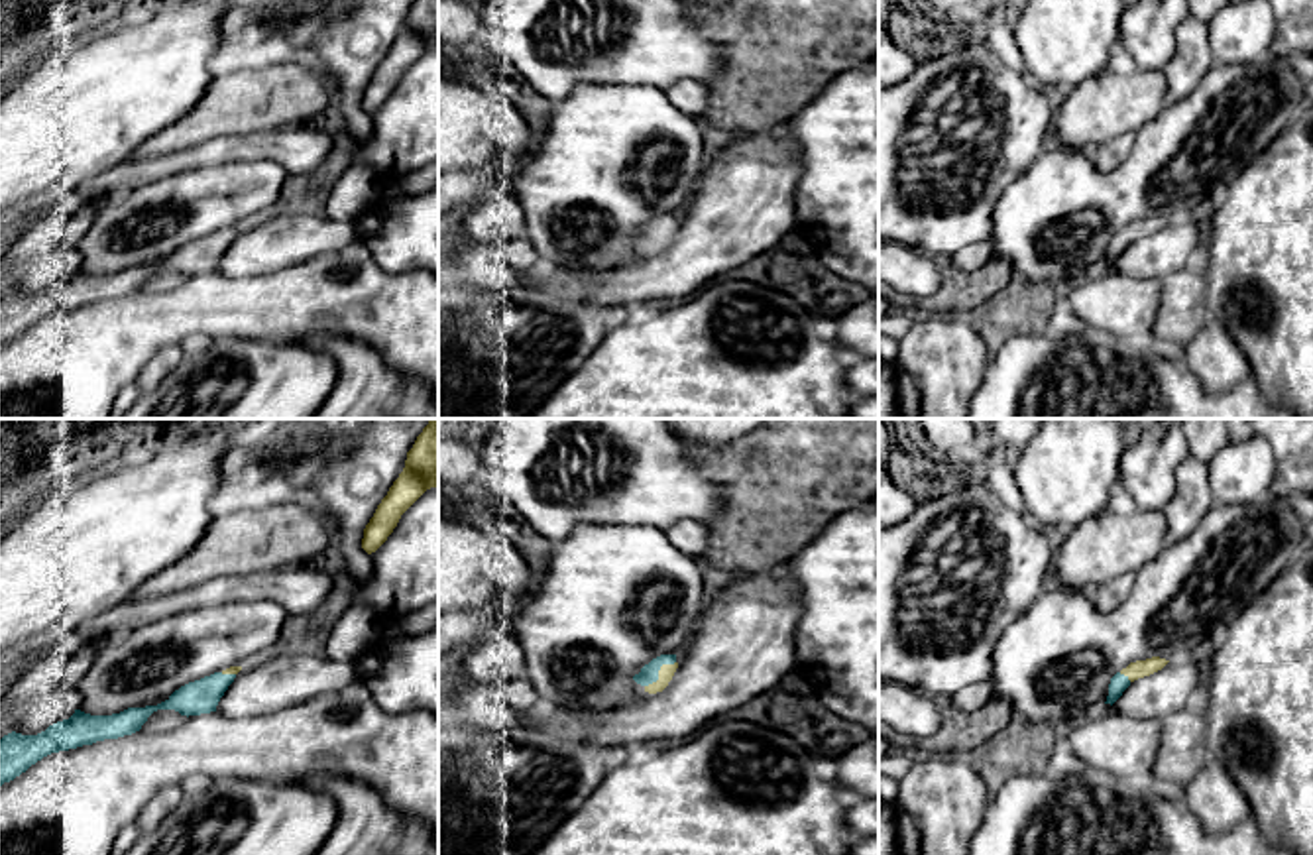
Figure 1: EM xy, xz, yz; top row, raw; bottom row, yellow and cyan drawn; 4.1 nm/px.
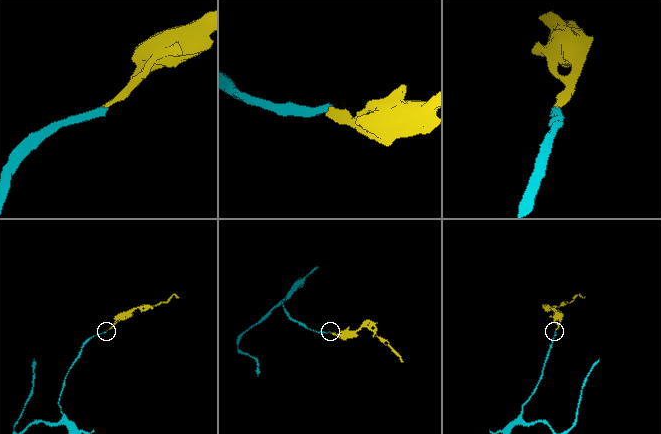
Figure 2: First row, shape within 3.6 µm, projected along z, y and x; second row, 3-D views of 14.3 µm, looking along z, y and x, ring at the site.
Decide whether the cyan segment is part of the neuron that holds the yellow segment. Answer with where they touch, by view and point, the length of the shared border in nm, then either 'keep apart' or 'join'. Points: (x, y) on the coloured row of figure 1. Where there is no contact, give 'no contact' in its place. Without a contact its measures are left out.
xz (659, 673) | 170 nm | join

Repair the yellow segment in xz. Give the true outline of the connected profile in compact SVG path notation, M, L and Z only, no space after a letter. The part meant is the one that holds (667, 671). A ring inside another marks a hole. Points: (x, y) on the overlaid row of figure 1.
M660 655L653 658L649 664L645 664L641 672L633 676L633 680L641 684L645 692L656 694L668 686L676 668L676 655Z

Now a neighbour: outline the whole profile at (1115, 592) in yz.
M1134 574L1118 576L1103 588L1095 590L1093 596L1099 603L1116 607L1130 596L1134 578Z

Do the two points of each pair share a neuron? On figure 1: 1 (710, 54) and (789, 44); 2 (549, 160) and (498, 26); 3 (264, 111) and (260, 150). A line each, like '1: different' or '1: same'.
1: different
2: different
3: different

